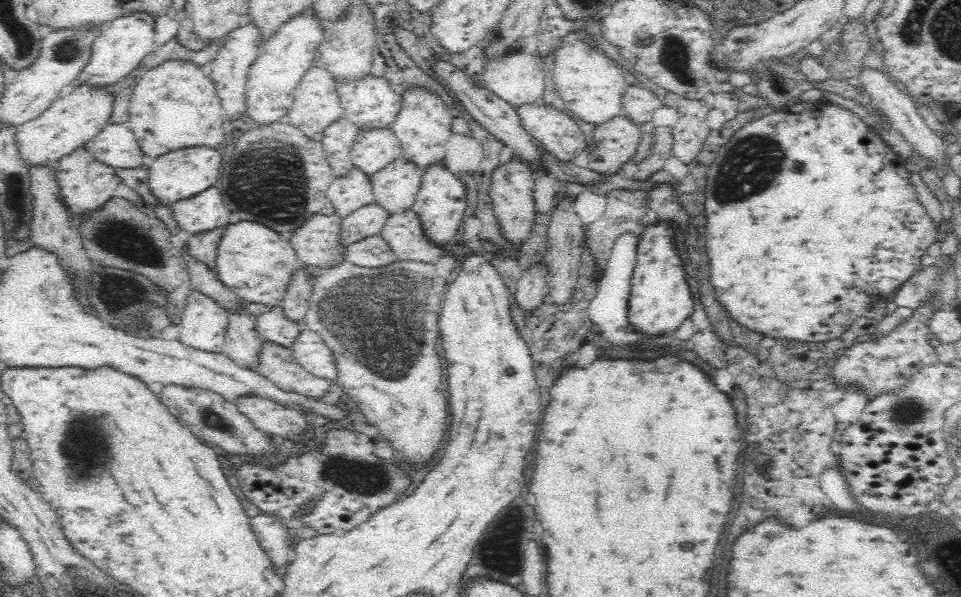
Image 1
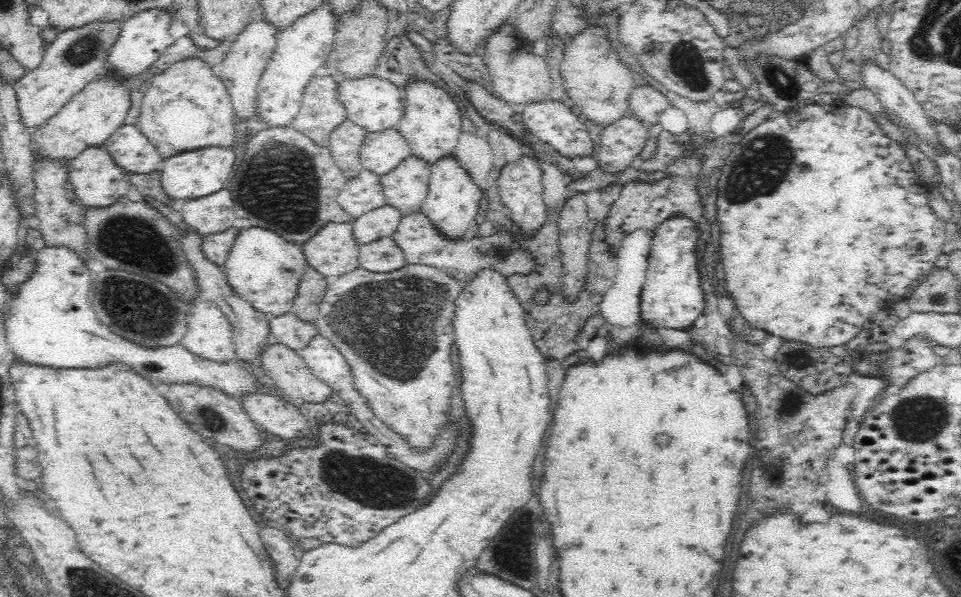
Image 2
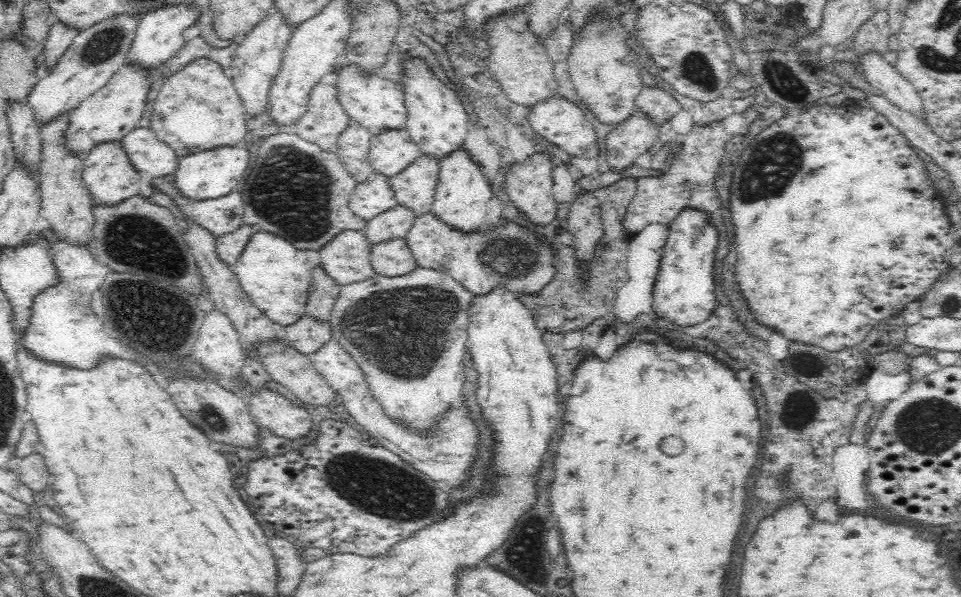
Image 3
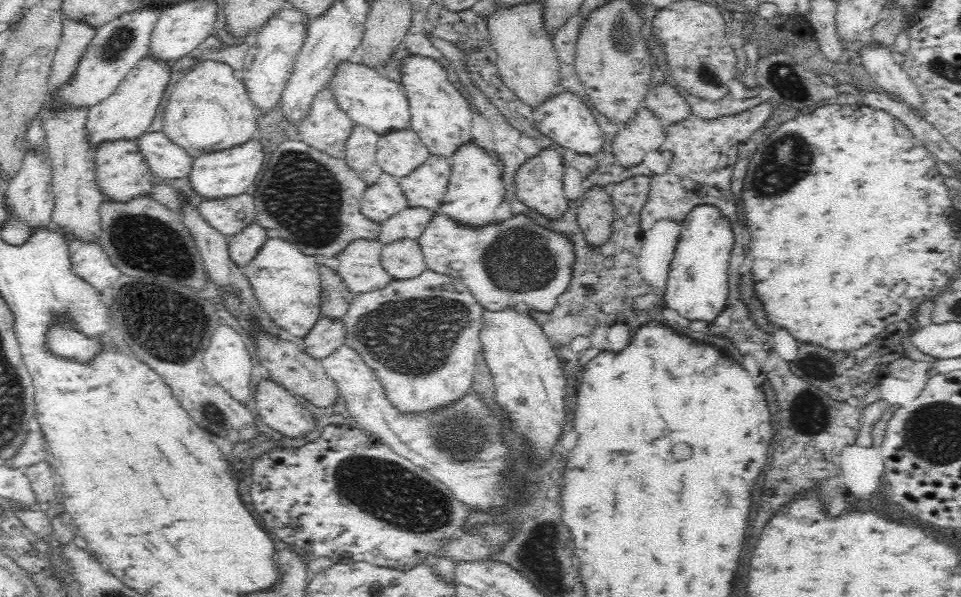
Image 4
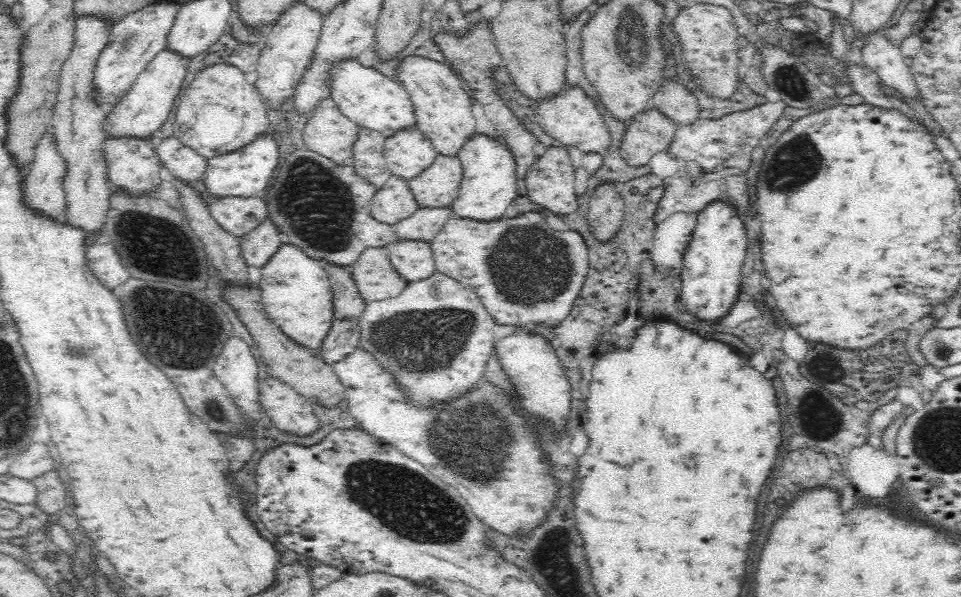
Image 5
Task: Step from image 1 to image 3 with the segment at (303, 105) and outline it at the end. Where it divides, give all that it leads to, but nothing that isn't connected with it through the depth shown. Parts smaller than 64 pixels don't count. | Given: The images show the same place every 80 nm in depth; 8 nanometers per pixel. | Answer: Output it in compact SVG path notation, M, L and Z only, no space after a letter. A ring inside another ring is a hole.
M334 78L321 79L312 86L308 92L306 110L292 128L302 138L308 138L310 142L318 144L320 148L334 152L336 150L336 134L350 120L336 98L334 82L326 84L328 80L334 80Z

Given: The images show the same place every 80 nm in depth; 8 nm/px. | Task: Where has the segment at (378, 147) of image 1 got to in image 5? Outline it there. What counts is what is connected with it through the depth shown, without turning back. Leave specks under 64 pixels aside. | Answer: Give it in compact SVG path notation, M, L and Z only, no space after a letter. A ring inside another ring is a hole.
M415 126L386 137L383 150L386 168L404 179L414 178L438 155L430 141Z

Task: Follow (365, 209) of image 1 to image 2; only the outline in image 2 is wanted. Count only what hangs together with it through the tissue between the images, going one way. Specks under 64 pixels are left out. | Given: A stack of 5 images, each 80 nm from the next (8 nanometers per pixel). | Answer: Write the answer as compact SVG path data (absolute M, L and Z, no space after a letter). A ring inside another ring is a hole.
M390 205L372 207L348 222L351 235L358 244L366 244L382 237L388 237L401 216L402 214Z

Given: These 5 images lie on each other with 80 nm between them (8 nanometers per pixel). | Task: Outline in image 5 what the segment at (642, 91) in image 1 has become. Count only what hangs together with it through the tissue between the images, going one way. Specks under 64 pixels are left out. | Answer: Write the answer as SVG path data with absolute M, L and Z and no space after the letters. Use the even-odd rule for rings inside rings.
M668 78L651 94L650 107L676 124L690 124L702 114L694 94L675 79Z

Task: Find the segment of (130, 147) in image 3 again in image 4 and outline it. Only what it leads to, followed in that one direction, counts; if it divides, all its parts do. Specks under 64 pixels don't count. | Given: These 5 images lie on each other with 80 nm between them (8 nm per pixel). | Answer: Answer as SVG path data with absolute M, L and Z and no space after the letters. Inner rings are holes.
M146 131L134 141L147 169L162 181L182 178L188 174L191 157L177 144L167 140L164 133Z

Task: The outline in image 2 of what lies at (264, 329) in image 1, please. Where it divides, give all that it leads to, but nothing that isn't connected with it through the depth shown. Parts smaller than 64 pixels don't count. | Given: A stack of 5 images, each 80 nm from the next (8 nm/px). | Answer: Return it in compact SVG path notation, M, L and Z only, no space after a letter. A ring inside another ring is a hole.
M291 311L268 315L267 329L271 342L281 343L285 348L294 350L306 346L308 339L318 333L318 328L313 322L300 320Z

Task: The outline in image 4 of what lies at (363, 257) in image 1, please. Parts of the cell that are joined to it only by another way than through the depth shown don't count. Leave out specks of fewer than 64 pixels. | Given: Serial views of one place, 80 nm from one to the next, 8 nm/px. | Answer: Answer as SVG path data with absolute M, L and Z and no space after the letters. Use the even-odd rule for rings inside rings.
M414 239L385 243L380 250L379 263L394 279L409 279L428 269Z

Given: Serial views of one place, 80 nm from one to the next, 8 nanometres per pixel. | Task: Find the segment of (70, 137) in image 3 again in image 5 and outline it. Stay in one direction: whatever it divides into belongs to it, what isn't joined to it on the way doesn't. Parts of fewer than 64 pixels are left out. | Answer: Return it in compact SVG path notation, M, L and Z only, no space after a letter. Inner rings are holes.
M167 50L157 52L137 74L116 102L105 107L103 121L99 124L105 138L145 138L162 127L173 109L183 80L189 72L190 59L180 58Z

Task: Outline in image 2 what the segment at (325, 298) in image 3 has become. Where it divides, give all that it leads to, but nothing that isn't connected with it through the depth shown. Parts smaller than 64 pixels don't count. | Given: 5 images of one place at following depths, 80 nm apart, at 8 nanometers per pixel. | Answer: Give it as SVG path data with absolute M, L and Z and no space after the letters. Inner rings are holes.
M310 266L301 272L290 305L290 311L296 318L312 321L321 315L317 310L317 304L320 302L323 290L327 285L324 278L324 275Z

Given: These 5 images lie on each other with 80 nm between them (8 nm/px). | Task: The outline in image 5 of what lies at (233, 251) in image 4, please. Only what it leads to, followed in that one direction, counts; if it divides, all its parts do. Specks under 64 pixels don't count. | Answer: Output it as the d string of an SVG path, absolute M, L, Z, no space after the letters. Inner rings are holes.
M265 219L252 230L238 237L239 256L243 258L244 264L259 267L283 242L282 238L277 237L275 226L269 220Z

